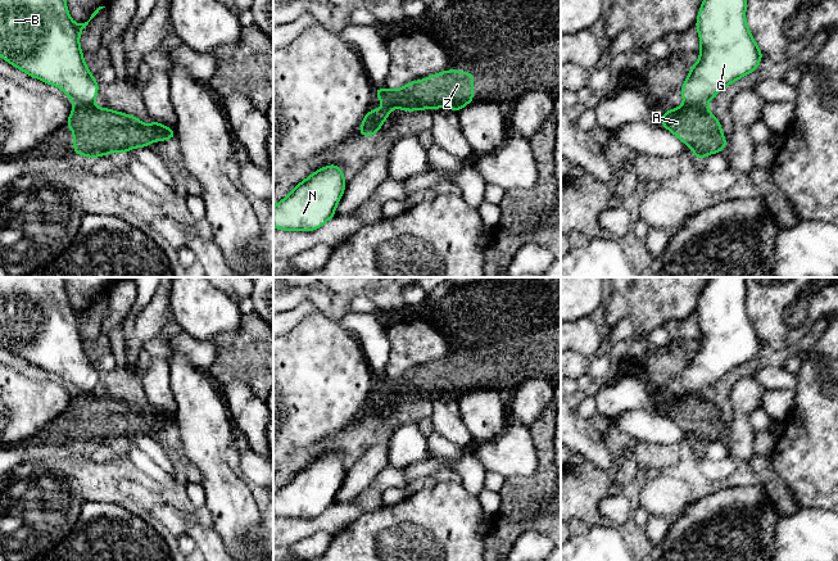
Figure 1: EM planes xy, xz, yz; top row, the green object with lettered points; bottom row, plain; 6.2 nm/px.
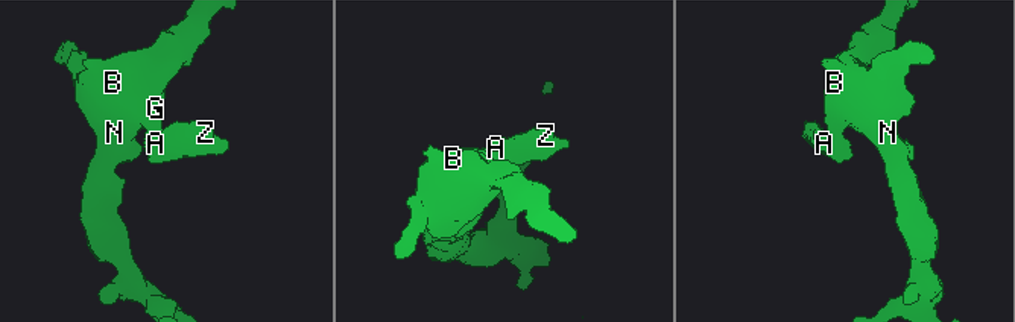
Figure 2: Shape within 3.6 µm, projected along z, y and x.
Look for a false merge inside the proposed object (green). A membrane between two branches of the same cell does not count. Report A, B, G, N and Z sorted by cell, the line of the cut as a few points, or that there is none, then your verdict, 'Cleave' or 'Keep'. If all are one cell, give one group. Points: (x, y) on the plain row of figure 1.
Groups: A Z / B G N. Split along yz (684, 390), (706, 393). Cleave

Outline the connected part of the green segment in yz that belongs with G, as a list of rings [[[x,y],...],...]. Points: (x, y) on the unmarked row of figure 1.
[[[708,277],[696,309],[701,330],[699,348],[692,352],[681,374],[684,392],[707,393],[728,372],[758,356],[764,343],[747,313],[746,297],[746,277]]]

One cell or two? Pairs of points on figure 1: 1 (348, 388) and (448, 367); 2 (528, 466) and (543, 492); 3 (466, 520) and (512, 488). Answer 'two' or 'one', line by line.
1: two
2: two
3: two

